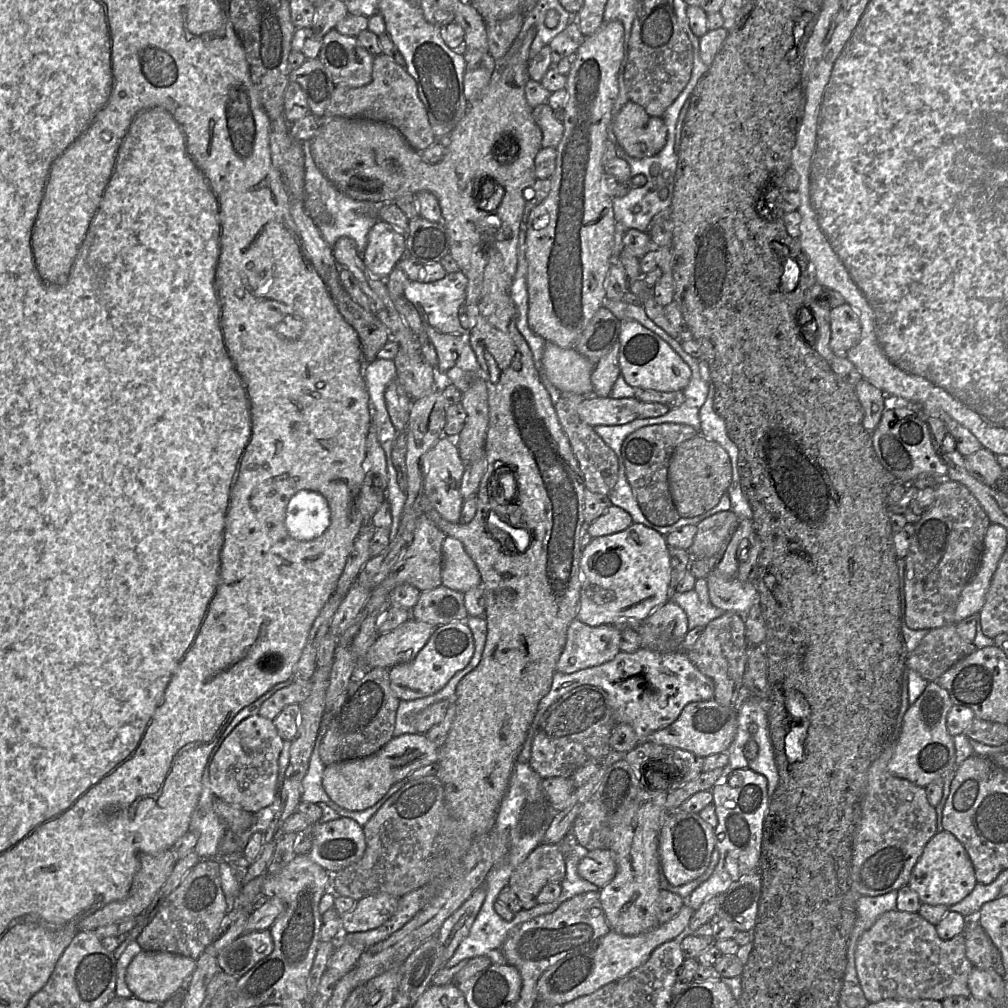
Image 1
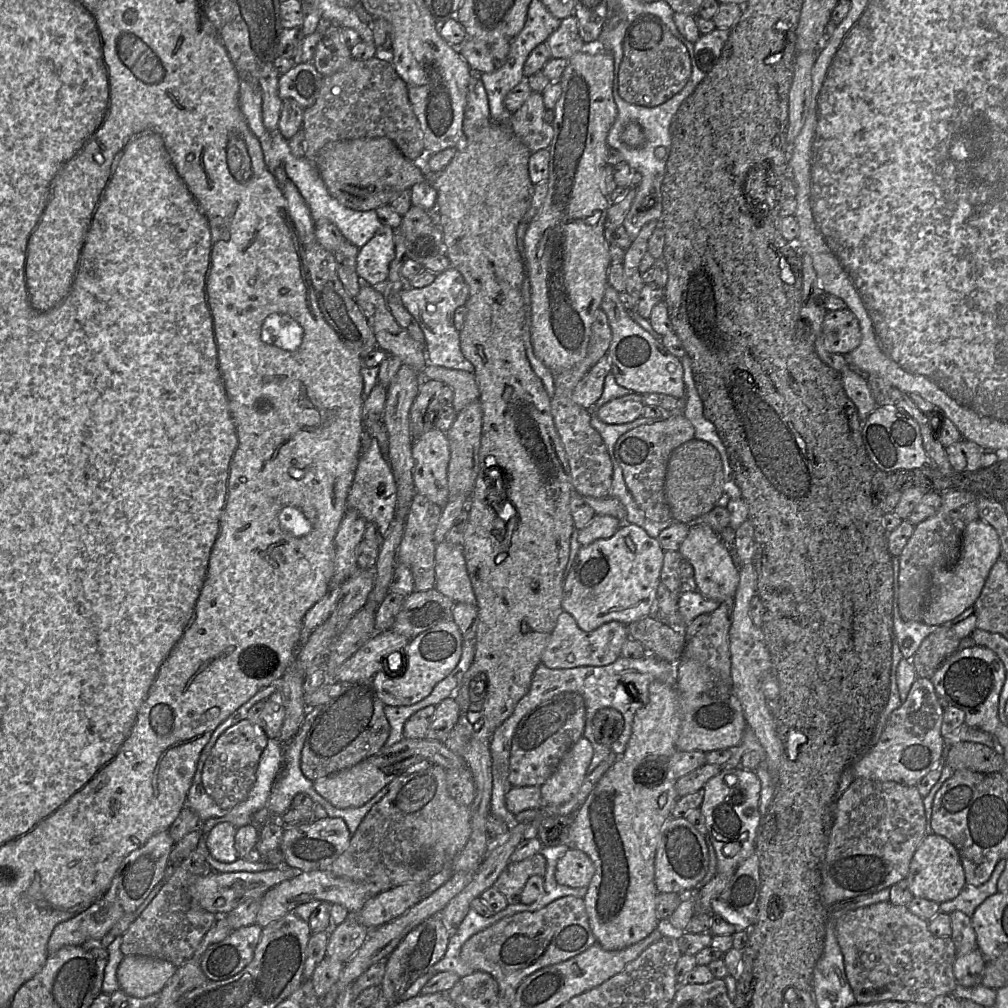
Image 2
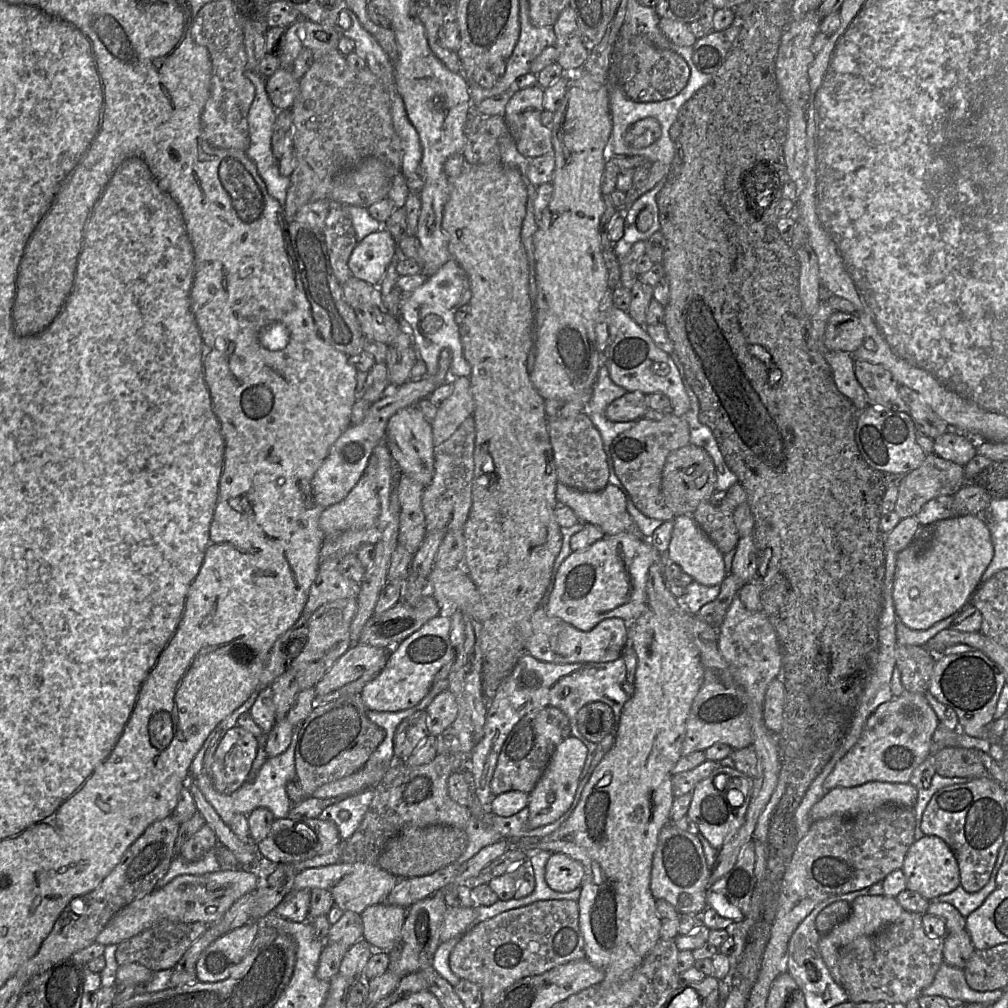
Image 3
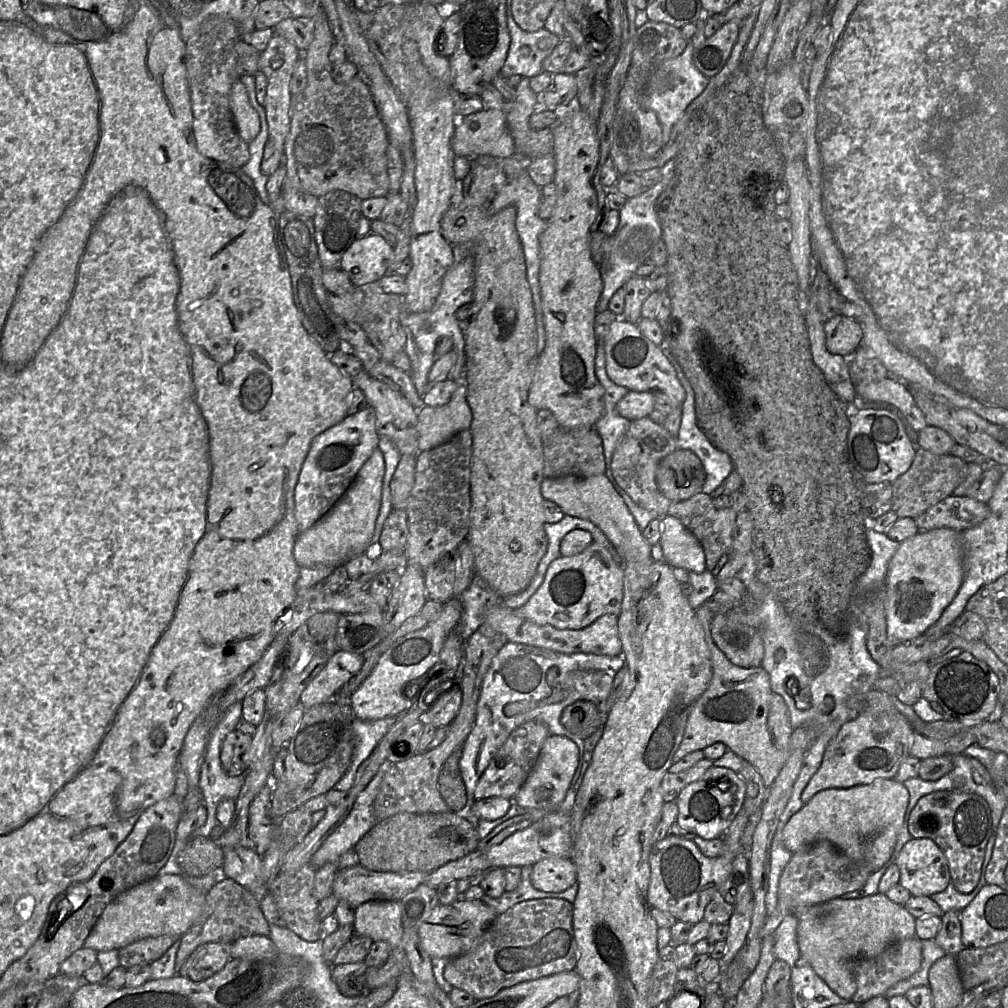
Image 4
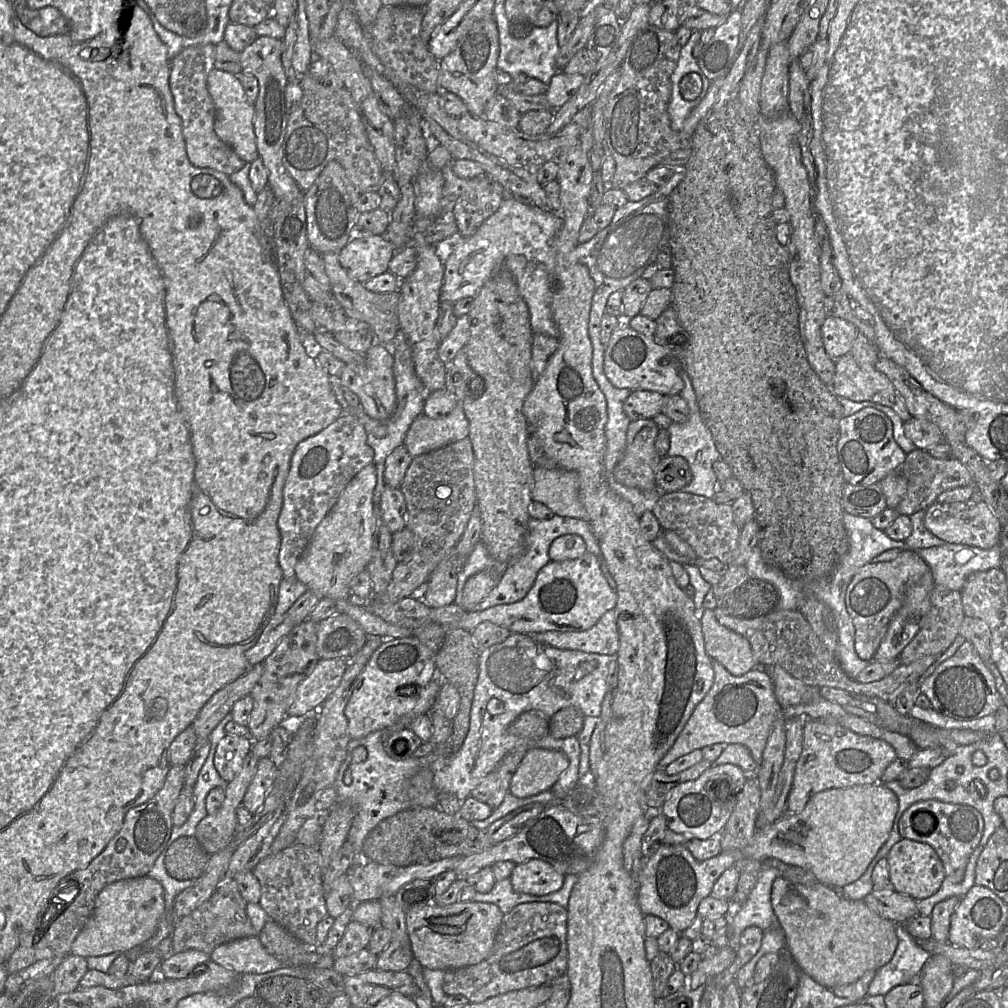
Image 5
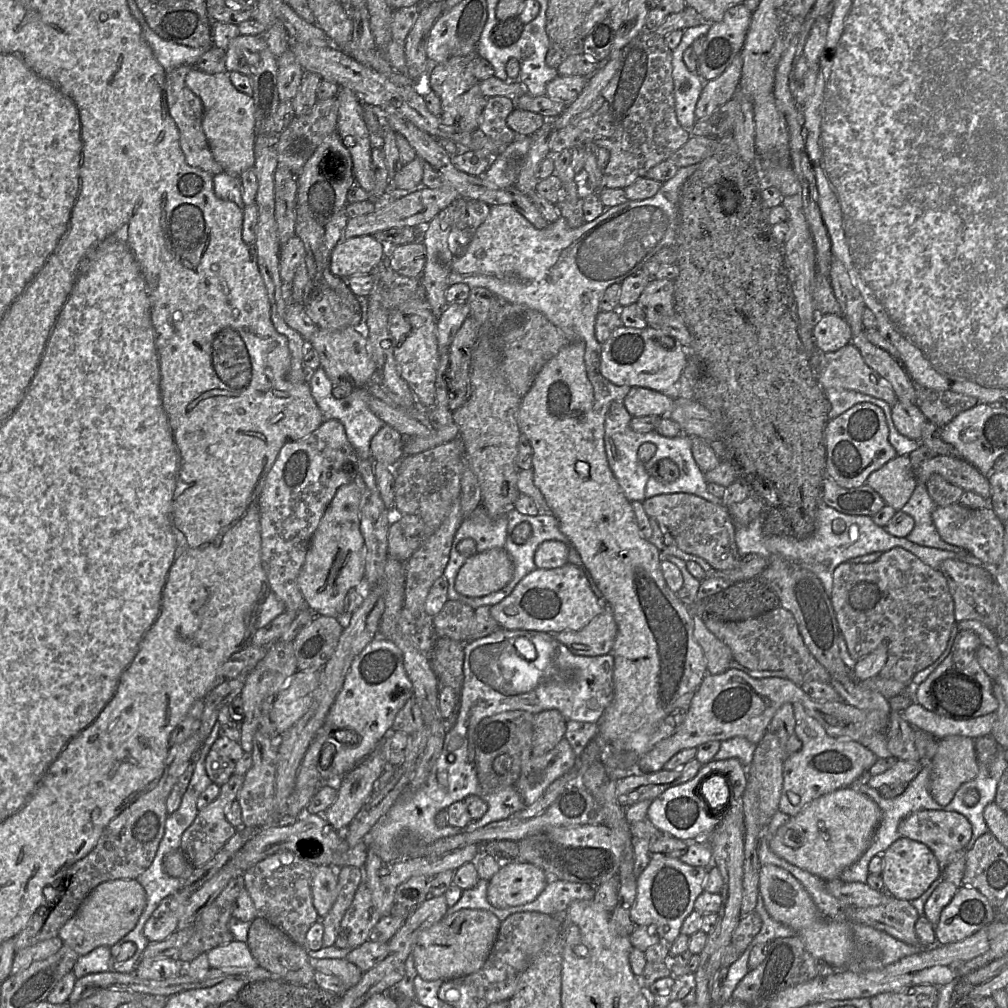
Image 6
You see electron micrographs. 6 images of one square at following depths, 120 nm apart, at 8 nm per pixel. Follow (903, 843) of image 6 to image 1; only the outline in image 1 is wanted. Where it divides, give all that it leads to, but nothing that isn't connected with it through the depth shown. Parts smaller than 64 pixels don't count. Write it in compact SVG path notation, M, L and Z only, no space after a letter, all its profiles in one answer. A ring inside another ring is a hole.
M943 830L938 831L925 845L907 884L917 894L921 904L947 907L961 901L975 885L974 868L964 846L954 835Z

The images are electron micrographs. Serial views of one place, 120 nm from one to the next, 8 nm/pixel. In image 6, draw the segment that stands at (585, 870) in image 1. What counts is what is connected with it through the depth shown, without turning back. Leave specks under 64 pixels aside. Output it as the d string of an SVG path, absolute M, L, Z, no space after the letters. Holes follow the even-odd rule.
M522 861L502 862L499 871L488 881L487 900L497 909L507 909L534 901L546 888L549 876L538 866Z

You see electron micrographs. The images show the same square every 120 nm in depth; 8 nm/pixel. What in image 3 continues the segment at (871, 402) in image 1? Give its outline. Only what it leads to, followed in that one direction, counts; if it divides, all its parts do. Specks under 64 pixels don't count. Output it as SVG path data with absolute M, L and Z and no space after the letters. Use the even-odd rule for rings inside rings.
M825 350L824 357L831 367L837 389L858 412L863 411L868 406L867 395L855 376L852 356L844 352Z

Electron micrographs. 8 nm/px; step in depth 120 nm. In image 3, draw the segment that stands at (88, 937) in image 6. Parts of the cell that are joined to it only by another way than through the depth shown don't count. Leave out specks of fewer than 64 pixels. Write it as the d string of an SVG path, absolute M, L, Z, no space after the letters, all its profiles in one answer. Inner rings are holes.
M219 870L203 875L180 875L165 886L155 889L142 898L120 909L96 936L96 943L104 946L119 943L169 920L183 923L200 922L211 925L243 895L254 891L261 879L253 872L244 870Z

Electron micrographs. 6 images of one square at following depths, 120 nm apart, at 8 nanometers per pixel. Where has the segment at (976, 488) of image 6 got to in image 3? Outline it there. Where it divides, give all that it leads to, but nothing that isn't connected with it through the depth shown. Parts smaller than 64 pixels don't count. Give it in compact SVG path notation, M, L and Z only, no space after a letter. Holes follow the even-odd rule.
M928 454L918 468L905 474L900 480L893 511L901 519L914 517L926 502L938 496L953 496L965 483L963 466L935 454Z

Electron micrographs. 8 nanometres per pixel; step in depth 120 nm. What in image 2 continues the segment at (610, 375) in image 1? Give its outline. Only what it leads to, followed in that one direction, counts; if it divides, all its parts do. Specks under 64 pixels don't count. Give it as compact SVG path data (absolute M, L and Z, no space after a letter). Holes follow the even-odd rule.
M606 355L576 385L572 393L573 401L583 408L591 409L601 397L604 381L609 373L611 373L611 363Z

